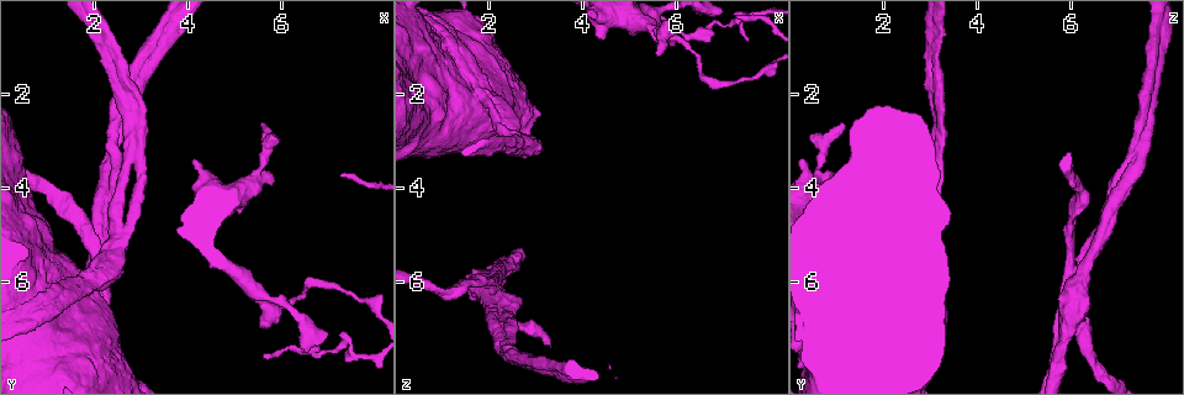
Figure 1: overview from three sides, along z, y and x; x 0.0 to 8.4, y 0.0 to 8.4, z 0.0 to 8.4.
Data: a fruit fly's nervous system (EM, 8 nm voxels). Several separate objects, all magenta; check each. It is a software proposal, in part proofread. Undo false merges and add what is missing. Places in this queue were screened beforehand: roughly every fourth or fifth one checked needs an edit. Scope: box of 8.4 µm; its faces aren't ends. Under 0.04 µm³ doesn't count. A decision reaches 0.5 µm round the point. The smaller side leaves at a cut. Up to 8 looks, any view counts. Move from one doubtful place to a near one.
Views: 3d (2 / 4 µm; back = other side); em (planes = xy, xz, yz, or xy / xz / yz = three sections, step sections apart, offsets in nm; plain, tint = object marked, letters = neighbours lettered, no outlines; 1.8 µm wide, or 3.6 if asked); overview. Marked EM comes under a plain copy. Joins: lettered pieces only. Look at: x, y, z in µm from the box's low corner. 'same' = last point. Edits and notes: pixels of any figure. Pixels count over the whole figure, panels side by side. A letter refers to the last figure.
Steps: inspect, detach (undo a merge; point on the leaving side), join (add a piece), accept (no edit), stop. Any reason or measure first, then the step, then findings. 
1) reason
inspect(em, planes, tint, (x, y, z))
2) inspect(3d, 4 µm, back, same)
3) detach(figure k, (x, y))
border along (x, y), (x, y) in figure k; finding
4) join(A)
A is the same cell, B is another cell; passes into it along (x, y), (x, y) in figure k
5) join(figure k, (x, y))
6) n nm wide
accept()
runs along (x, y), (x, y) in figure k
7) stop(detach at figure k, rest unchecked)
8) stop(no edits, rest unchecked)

free end
inspect(3d, 4 µm, (5.50, 2.65, 1.10))

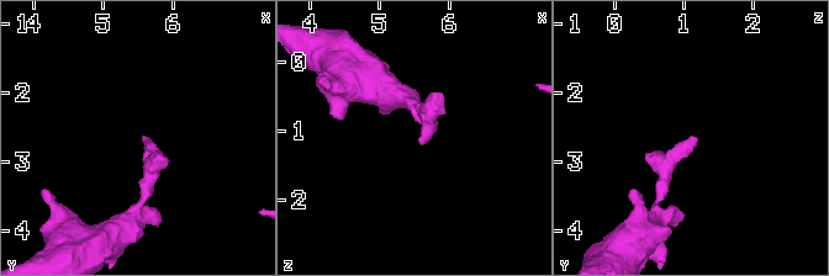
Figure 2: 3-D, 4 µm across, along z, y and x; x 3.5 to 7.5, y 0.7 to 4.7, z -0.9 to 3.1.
inspect(em, planes, letters, (5.55, 2.70, 1.10))

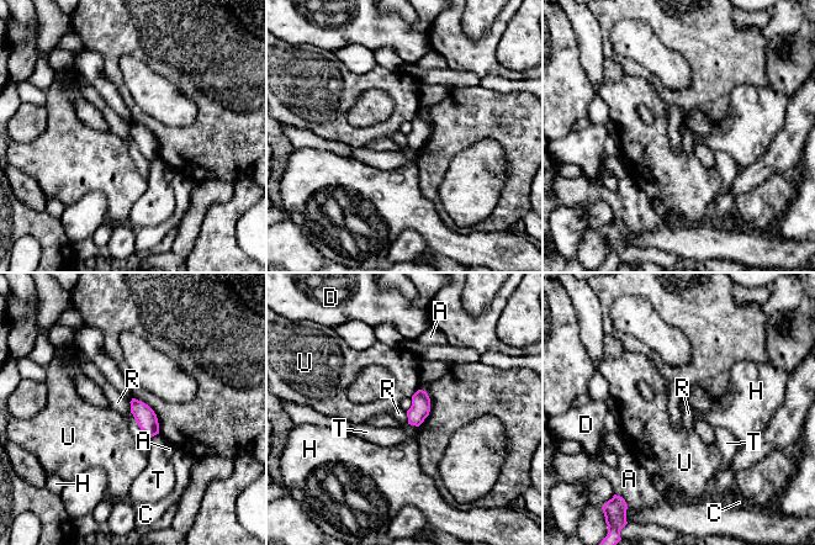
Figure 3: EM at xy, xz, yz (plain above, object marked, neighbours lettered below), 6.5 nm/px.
accept()
A, C, D, H, R, T and U are other cells; border along (406, 411), (408, 423) in figure 3; none of them fits

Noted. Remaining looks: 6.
touches itself
inspect(3d, 2 µm, (3.05, 3.80, 3.05))

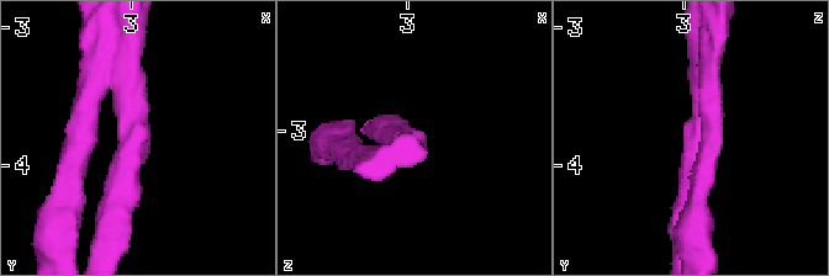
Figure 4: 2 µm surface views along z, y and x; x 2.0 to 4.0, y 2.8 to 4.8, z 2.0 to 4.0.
need the tissue
inspect(em, planes, letters, (3.04, 3.78, 3.06))

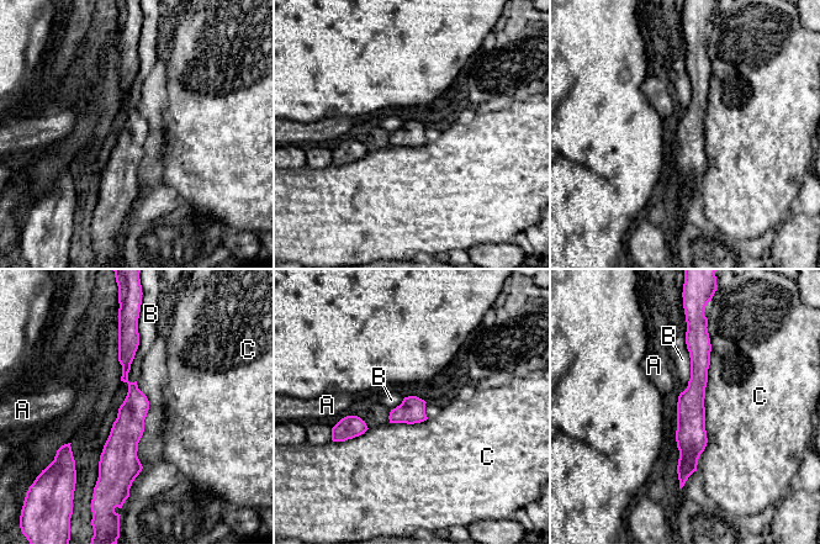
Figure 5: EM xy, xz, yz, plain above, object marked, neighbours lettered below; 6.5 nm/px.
B touches over 900 nm
accept()
A, B and C are other cells; continuous, no second neuron

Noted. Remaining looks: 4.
branch point
inspect(em, xz, step 16, letters, (2.10, 5.75, 6.15))

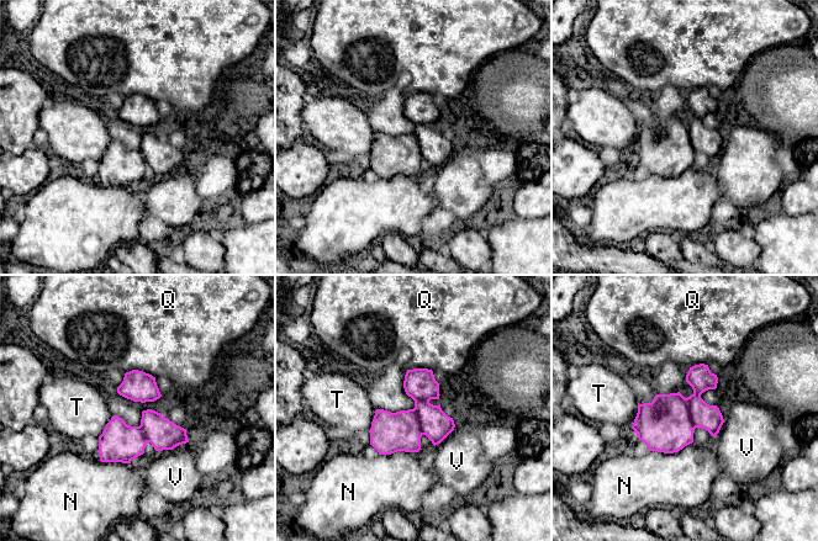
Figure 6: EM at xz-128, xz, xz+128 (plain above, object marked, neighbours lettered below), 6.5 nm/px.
inspect(em, planes, letters, same)

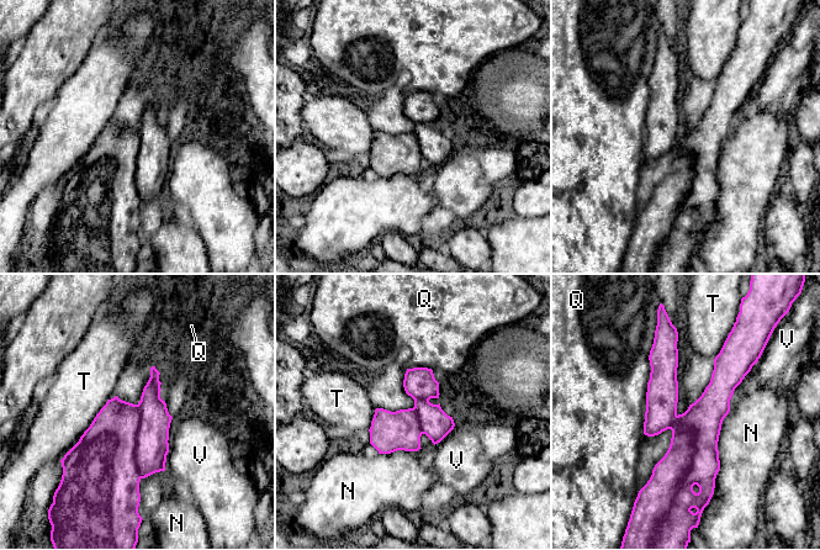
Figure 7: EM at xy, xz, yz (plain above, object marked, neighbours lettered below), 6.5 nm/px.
detach(figure 7, (419, 382))
N, Q, T and V are other cells; a second neuron is stuck on

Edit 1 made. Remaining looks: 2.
stop(detach at figure 7, rest unchecked)

